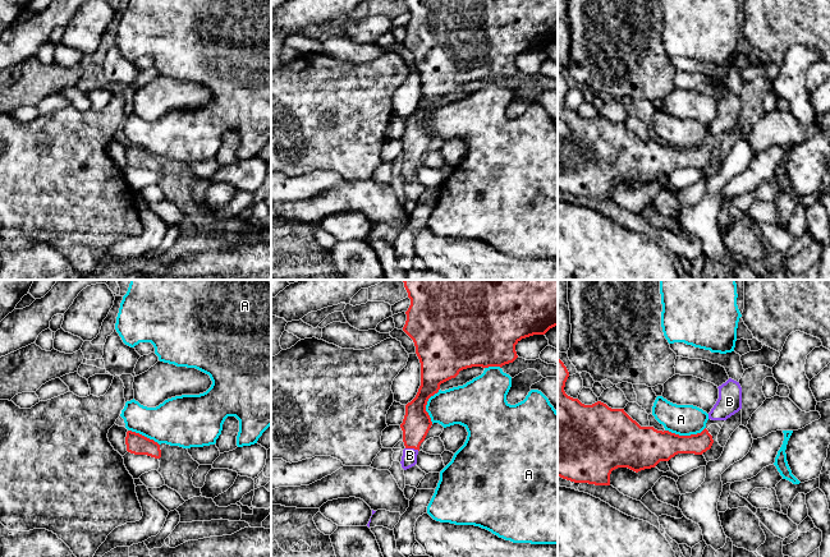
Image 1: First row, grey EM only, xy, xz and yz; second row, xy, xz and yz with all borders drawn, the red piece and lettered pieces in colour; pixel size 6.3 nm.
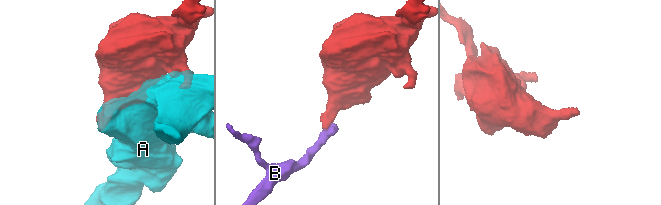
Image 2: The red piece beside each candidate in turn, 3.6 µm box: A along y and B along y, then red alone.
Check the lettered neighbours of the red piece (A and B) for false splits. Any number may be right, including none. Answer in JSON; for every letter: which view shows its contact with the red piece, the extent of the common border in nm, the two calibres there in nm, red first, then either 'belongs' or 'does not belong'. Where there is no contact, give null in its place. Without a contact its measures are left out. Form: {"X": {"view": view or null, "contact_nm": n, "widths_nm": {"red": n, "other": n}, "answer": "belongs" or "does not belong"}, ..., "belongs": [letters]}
{"A": {"view": "yz", "contact_nm": 260, "widths_nm": {"red": 260, "other": 190}, "answer": "does not belong"}, "B": {"view": "xz", "contact_nm": 90, "widths_nm": {"red": 180, "other": 100}, "answer": "belongs"}, "belongs": ["B"]}

